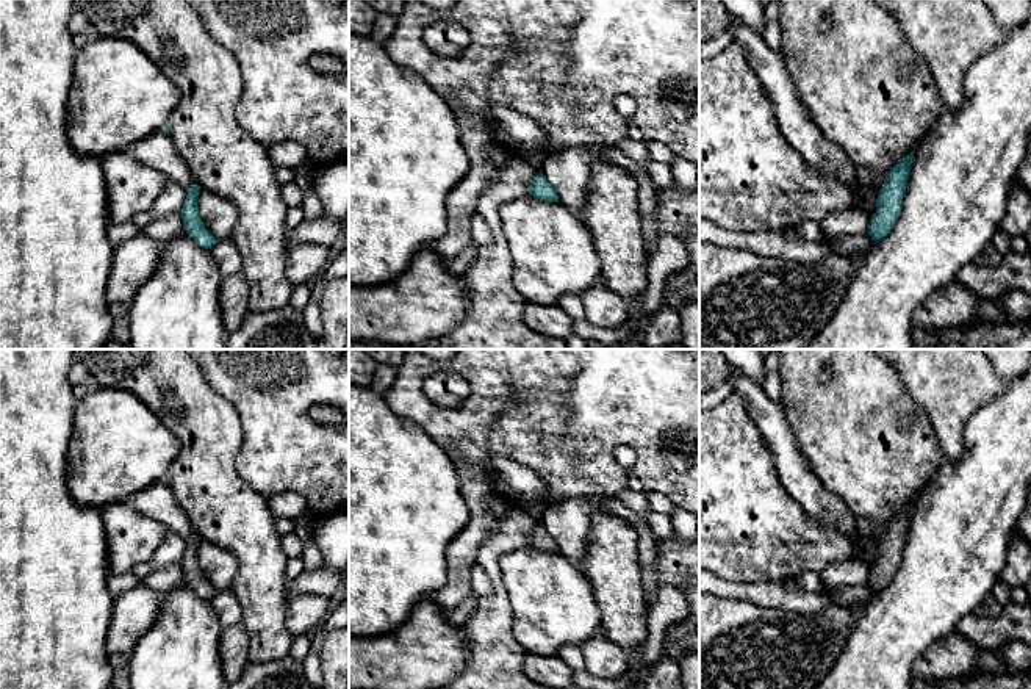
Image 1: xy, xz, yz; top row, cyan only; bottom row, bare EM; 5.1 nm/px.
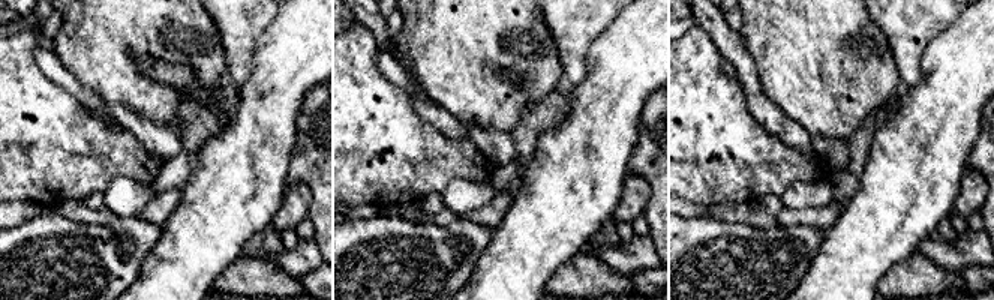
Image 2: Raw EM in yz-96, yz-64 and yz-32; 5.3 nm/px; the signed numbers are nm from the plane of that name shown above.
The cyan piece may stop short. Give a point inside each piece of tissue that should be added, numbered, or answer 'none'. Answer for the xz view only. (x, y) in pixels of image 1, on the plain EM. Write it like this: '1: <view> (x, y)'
none

